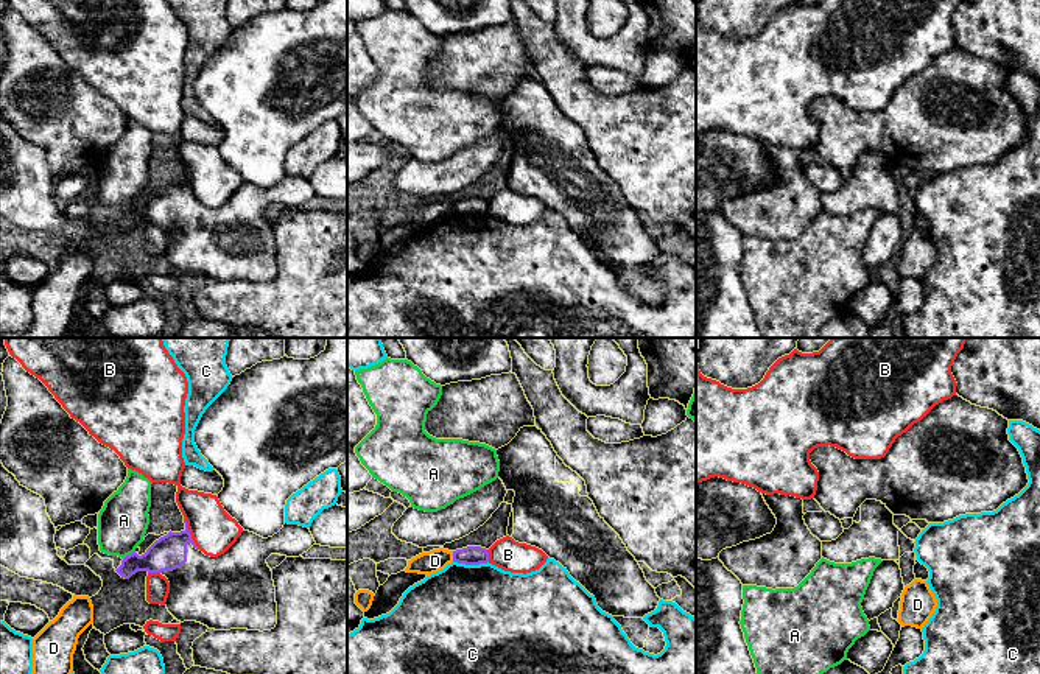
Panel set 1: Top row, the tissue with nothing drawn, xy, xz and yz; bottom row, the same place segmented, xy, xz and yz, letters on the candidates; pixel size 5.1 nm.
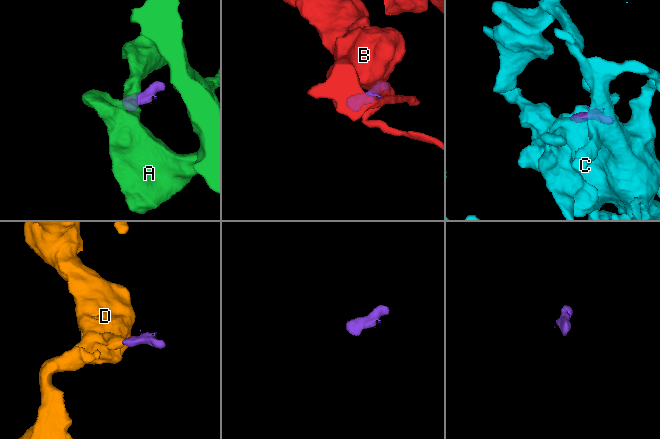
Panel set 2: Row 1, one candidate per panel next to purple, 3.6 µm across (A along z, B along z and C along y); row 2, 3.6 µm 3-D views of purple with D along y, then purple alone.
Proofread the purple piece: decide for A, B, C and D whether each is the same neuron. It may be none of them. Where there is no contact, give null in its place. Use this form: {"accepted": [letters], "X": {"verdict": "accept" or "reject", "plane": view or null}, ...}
{"accepted": [], "A": {"verdict": "reject", "plane": "xy"}, "B": {"verdict": "reject", "plane": "xy"}, "C": {"verdict": "reject", "plane": "xz"}, "D": {"verdict": "reject", "plane": "xz"}}

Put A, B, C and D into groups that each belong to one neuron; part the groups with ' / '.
A / B / C / D

